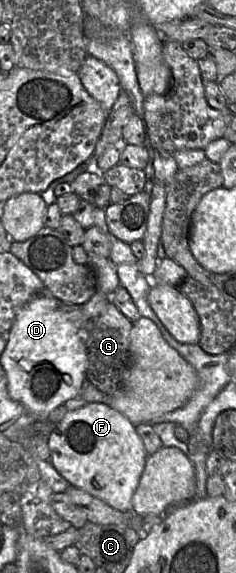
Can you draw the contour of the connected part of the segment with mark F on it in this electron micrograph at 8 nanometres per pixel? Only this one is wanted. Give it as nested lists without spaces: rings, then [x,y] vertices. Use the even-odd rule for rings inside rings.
[[[87,403],[68,412],[48,435],[50,463],[70,485],[88,492],[122,511],[132,510],[132,497],[144,471],[148,454],[131,423],[103,403]]]

